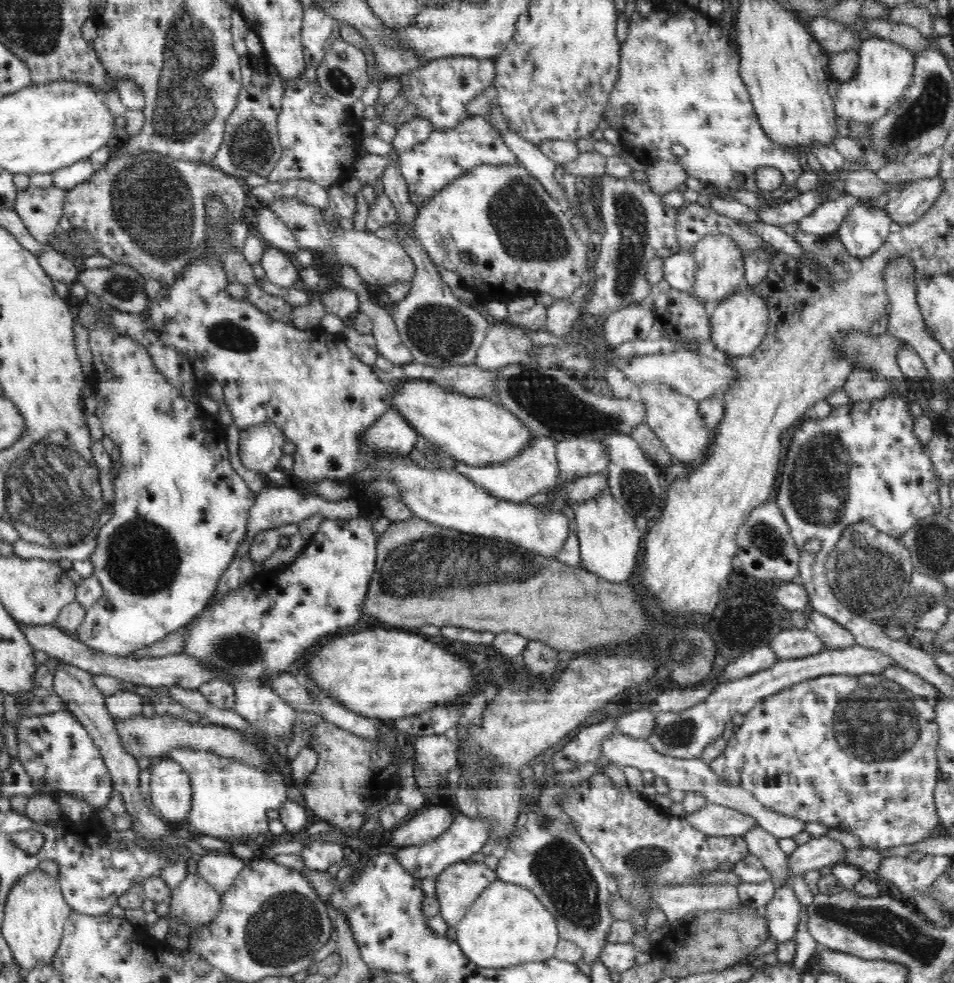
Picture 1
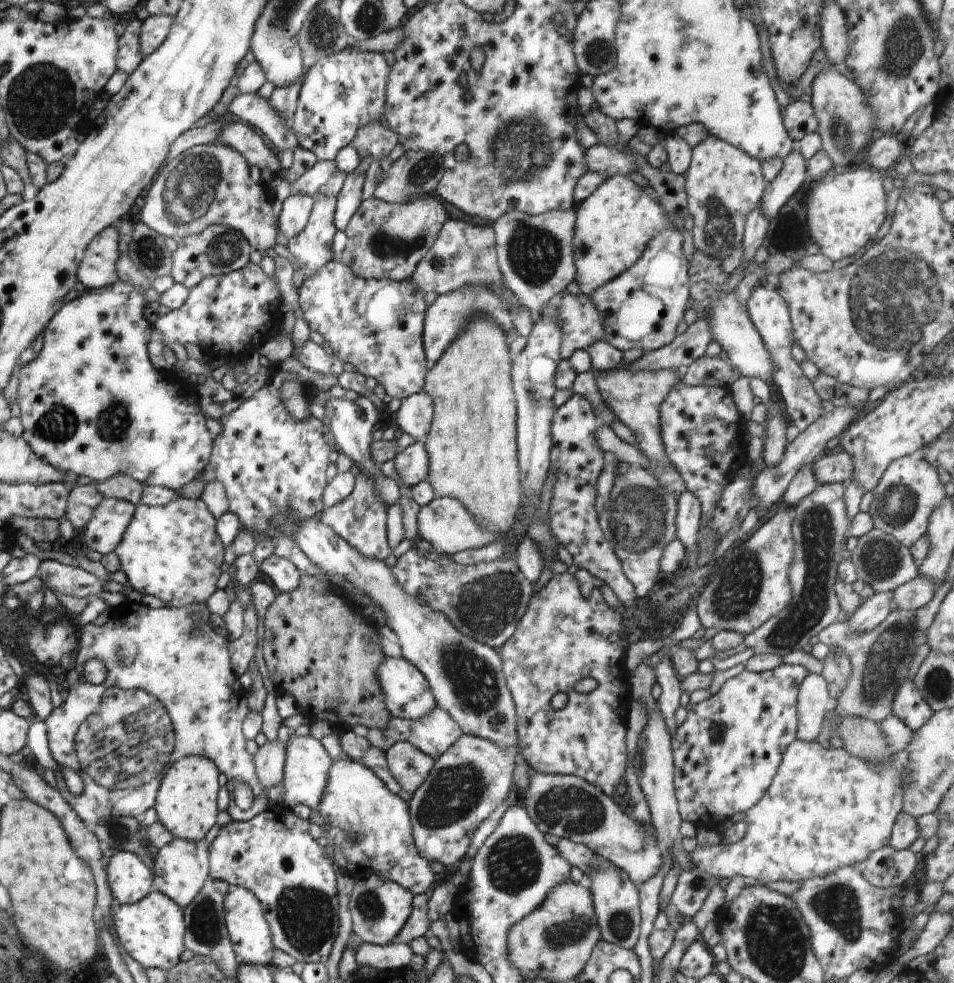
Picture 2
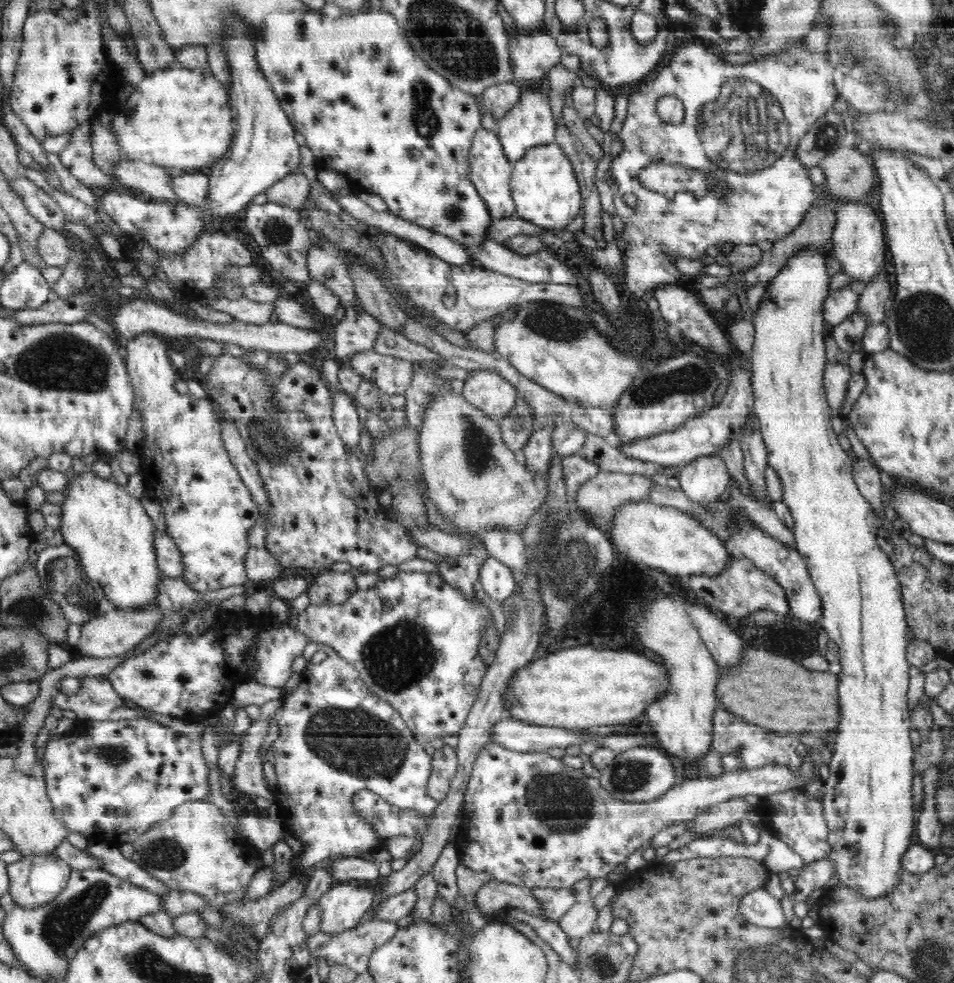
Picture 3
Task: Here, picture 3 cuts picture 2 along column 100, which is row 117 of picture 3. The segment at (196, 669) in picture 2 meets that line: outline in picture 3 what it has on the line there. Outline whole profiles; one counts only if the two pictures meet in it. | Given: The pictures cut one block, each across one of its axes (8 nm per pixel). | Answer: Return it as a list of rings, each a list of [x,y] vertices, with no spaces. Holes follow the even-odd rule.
[[[688,42],[684,46],[678,46],[678,52],[671,54],[668,64],[664,64],[664,68],[660,68],[660,72],[656,73],[656,76],[652,76],[652,80],[648,80],[646,84],[640,84],[640,88],[632,88],[632,94],[629,96],[628,114],[624,124],[622,124],[622,130],[618,134],[620,140],[623,142],[623,150],[612,161],[611,174],[616,179],[616,188],[613,190],[614,194],[614,206],[616,208],[617,215],[622,218],[624,222],[623,240],[621,242],[623,249],[623,263],[622,263],[622,282],[626,284],[627,291],[632,294],[636,294],[638,298],[642,296],[642,292],[649,290],[650,292],[660,285],[672,285],[679,283],[681,276],[680,270],[676,267],[674,260],[676,258],[696,259],[701,261],[702,258],[706,258],[709,253],[714,252],[714,248],[720,242],[733,242],[734,244],[757,244],[762,240],[777,241],[784,238],[787,234],[790,234],[794,228],[804,220],[807,213],[813,211],[813,205],[816,198],[819,198],[820,186],[816,185],[807,173],[804,166],[799,166],[794,153],[796,148],[804,136],[812,129],[812,126],[823,117],[828,109],[834,108],[839,93],[835,88],[834,72],[835,66],[828,60],[828,56],[825,56],[824,52],[818,52],[812,54],[810,50],[806,49],[804,42],[798,42],[798,44],[792,44],[790,48],[784,49],[784,52],[776,52],[776,54],[770,54],[766,56],[764,60],[758,60],[758,62],[747,64],[728,64],[724,60],[719,58],[719,52],[714,48],[706,48],[704,44],[694,44],[694,42]],[[662,96],[676,96],[680,98],[684,104],[685,116],[684,120],[680,124],[669,124],[663,122],[662,118],[656,111],[656,102],[658,98]],[[652,163],[666,163],[666,164],[680,164],[688,168],[695,168],[696,170],[702,170],[714,174],[717,179],[716,187],[718,190],[712,190],[704,196],[695,196],[690,193],[676,192],[672,198],[664,197],[658,192],[653,192],[648,188],[645,188],[638,179],[638,173],[642,168],[646,168]]]

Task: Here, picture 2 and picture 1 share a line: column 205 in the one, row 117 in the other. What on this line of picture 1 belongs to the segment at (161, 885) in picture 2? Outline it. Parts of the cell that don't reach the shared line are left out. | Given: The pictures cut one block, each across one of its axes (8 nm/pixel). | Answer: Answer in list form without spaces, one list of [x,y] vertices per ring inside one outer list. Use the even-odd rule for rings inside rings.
[[[879,36],[864,38],[859,50],[858,71],[852,80],[840,83],[834,98],[834,110],[849,123],[872,125],[884,114],[898,106],[898,100],[907,92],[913,82],[915,57],[910,50]]]

